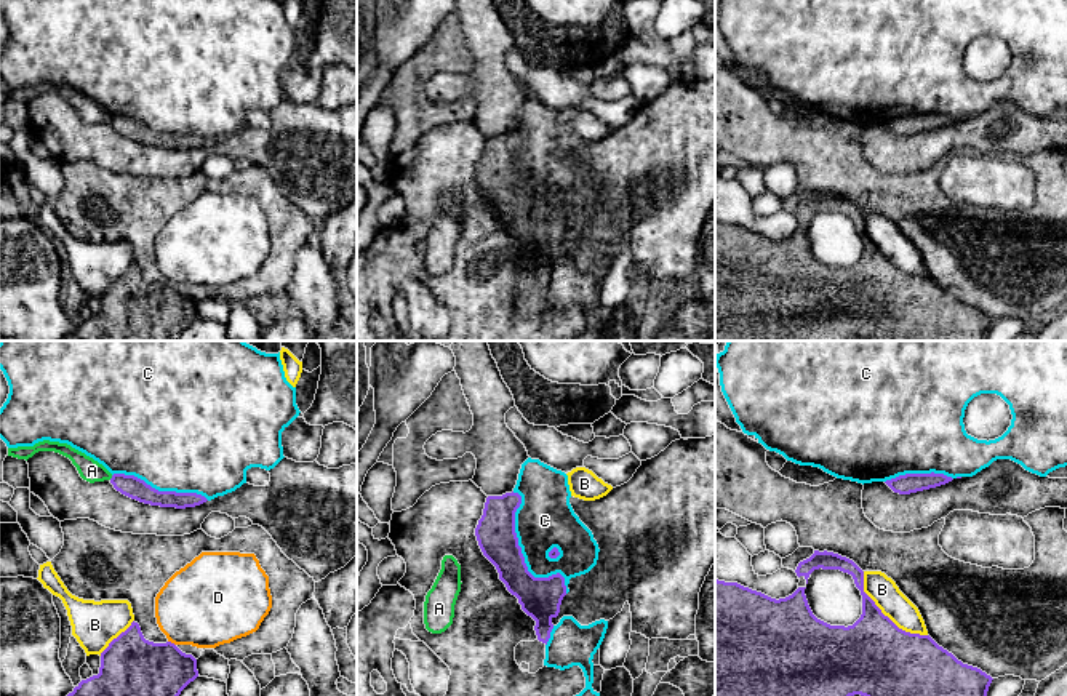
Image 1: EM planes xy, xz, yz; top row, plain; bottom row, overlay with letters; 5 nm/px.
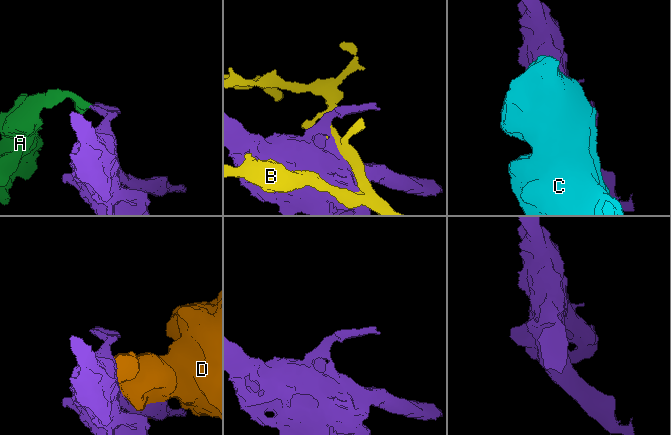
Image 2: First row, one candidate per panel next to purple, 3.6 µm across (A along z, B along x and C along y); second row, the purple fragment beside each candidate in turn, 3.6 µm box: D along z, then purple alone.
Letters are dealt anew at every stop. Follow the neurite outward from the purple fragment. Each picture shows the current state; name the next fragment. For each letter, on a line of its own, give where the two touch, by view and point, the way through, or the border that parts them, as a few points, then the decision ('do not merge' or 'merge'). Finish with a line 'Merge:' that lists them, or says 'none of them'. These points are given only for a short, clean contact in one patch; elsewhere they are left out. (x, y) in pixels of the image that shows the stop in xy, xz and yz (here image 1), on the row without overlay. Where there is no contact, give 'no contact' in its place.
A: meets purple in xy at (112, 119); border along xy (112, 117), (109, 120); do not merge
B: meets purple in yz at (883, 256); do not merge
C: meets purple in xz at (522, 196); do not merge
D: meets purple in xy at (170, 284); do not merge
Merge: none of them

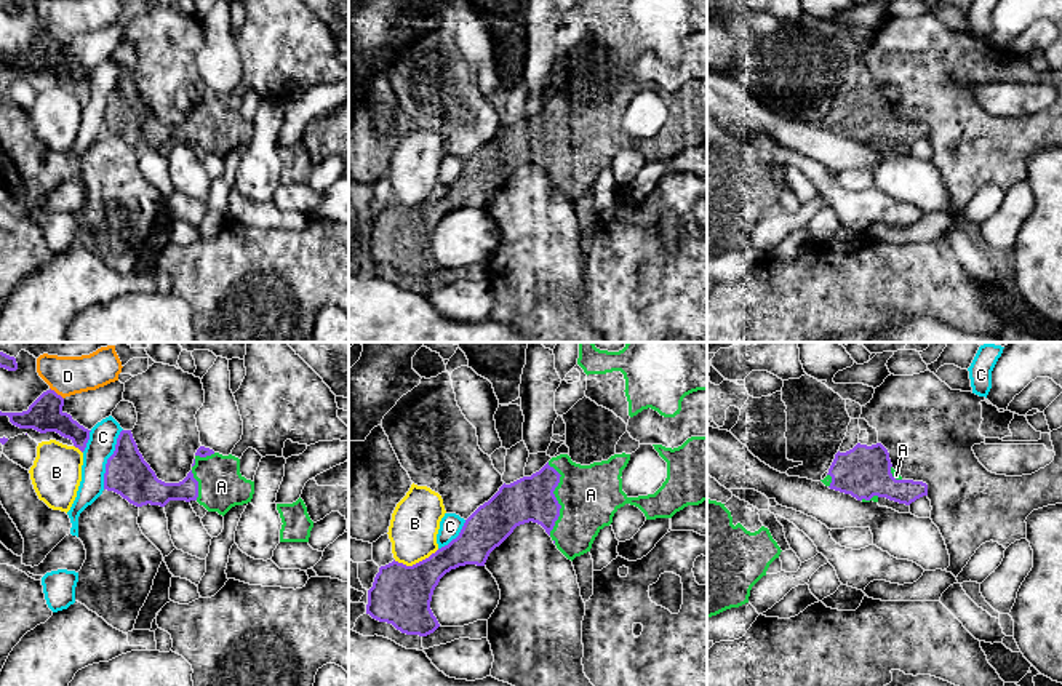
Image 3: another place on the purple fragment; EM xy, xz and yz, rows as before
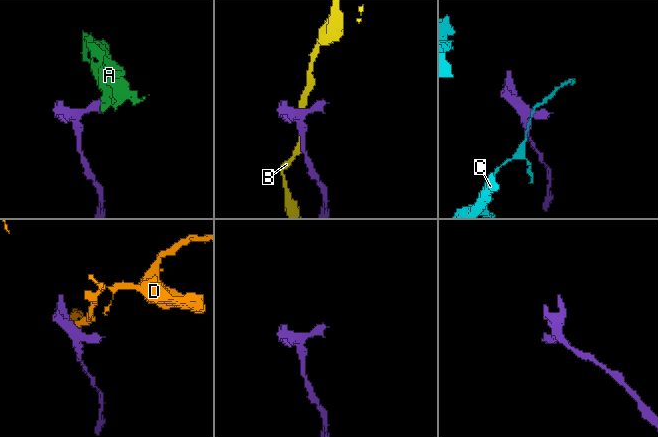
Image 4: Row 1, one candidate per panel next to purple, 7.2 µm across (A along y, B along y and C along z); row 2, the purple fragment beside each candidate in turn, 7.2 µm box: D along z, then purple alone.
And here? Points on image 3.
A: meets purple in xz at (555, 141); merge
B: meets purple in xz at (416, 205); do not merge
C: meets purple in xy at (107, 101); border along xy (122, 71), (115, 91), (106, 106), (103, 130); do not merge
D: meets purple in xy at (55, 34); do not merge
Merge: A

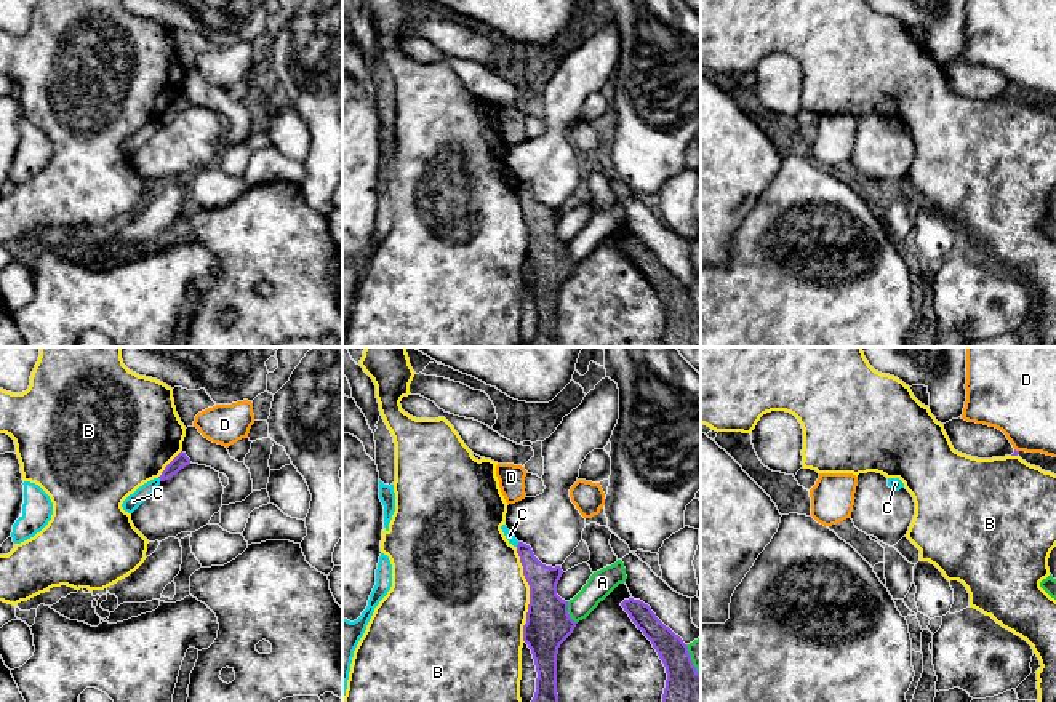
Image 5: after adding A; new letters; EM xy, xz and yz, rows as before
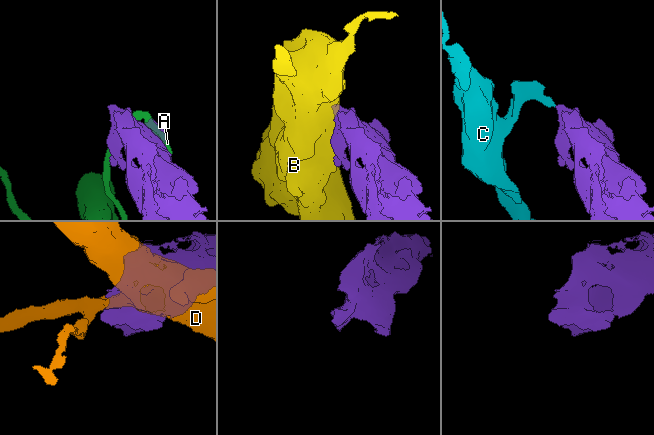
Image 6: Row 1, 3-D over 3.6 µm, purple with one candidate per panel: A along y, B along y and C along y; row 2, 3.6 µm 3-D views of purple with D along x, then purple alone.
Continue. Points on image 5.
A: meets purple in xz at (567, 255); do not merge
B: meets purple in xz at (528, 226); do not merge
C: meets purple in xz at (519, 186); border along xz (519, 184), (516, 187); do not merge
D: meets purple in yz at (1015, 91); do not merge
Merge: none of them

